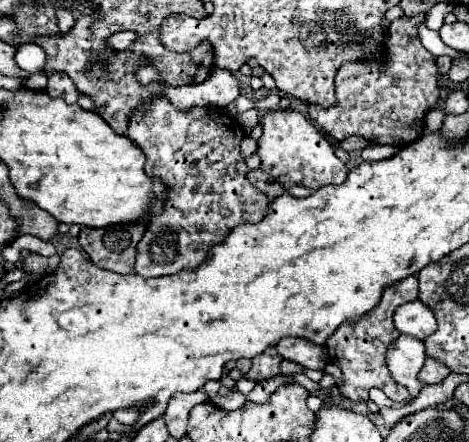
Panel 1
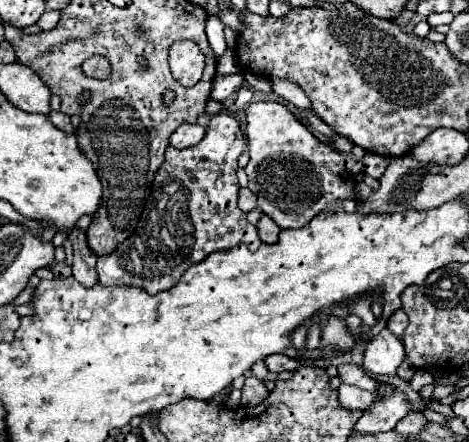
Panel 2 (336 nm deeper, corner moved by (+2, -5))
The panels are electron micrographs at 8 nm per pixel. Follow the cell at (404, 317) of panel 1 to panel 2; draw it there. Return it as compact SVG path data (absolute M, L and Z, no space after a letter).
M398 309L398 311L388 319L388 329L390 329L396 337L402 337L402 333L404 333L406 327L408 327L408 315L406 315L402 309Z

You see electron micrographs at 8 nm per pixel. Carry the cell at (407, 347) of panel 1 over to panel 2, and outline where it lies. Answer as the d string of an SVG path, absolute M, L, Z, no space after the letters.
M382 329L366 347L364 369L374 375L396 375L398 367L406 361L404 345L388 329Z

